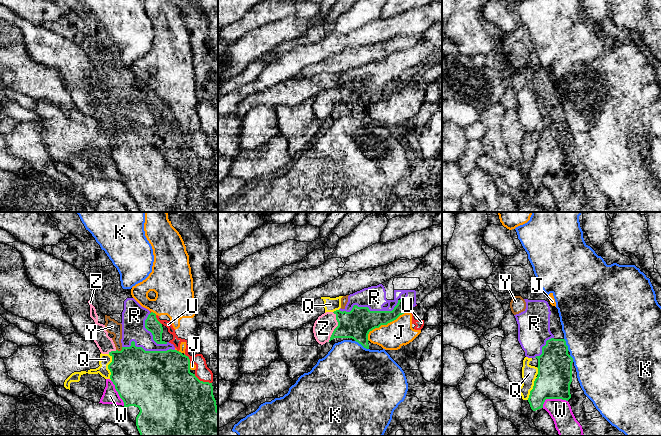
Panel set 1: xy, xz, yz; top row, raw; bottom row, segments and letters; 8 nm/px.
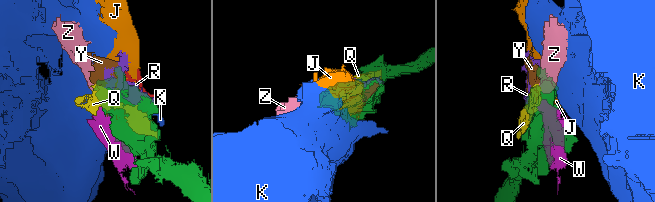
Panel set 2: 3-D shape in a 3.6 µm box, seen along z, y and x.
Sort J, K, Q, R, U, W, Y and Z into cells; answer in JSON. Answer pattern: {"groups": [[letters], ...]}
{"groups": [["J", "U"], ["K"], ["Q"], ["R", "Y"], ["W"], ["Z"]]}

